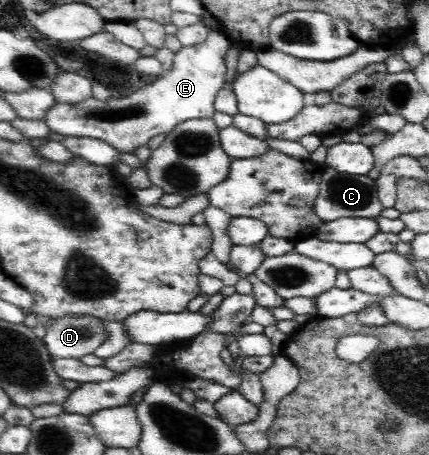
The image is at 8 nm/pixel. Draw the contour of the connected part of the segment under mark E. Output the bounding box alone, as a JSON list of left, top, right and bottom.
[44,28,231,151]

